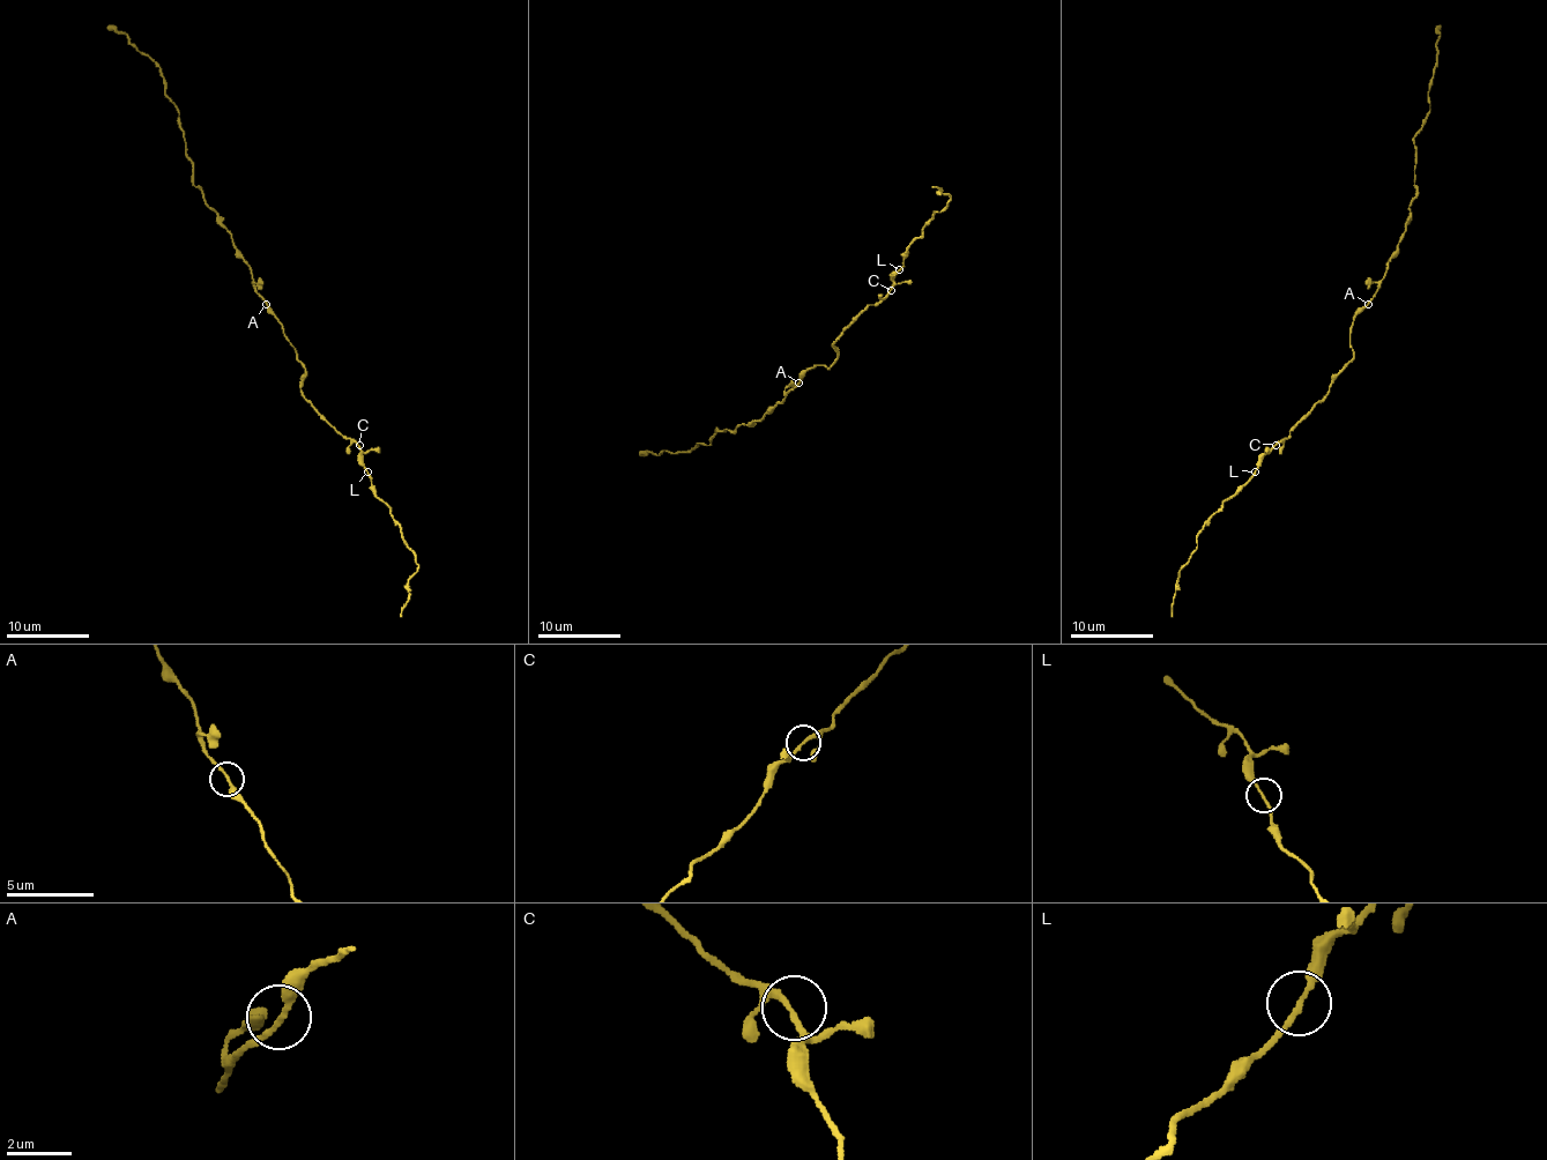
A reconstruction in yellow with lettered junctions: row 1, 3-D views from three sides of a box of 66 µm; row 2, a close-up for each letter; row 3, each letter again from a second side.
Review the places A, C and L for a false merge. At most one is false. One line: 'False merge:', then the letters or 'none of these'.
False merge: A

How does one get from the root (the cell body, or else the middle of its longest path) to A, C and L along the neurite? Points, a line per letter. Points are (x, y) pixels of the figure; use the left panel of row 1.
A: (282, 332), (279, 318), (266, 303)
C: (282, 332), (305, 367), (300, 393), (339, 432), (359, 445)
L: (282, 332), (305, 367), (300, 393), (339, 432), (359, 446), (362, 466), (367, 471)

